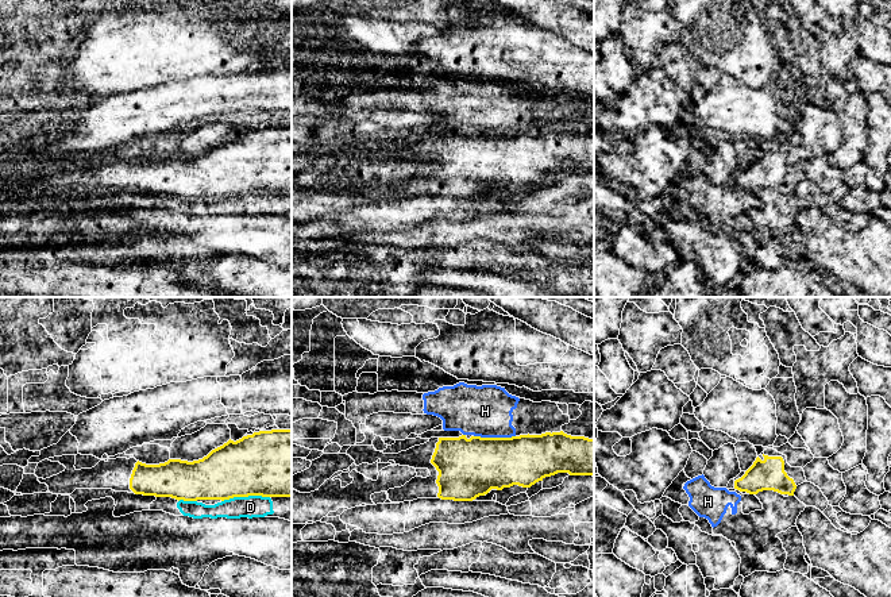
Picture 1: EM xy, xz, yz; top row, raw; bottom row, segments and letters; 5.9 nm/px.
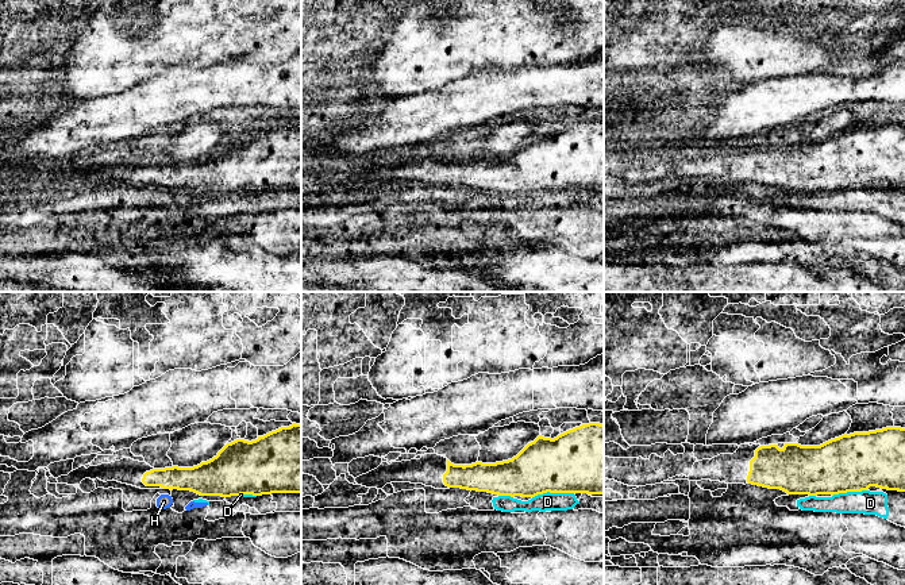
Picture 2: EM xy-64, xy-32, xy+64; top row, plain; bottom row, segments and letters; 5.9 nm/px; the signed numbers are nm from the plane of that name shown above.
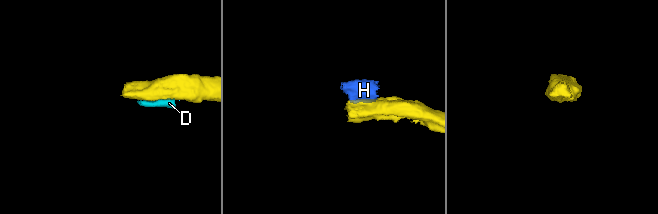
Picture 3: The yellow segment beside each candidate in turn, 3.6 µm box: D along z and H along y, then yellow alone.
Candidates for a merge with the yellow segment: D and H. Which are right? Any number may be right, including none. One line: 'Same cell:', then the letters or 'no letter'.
Same cell: no letter

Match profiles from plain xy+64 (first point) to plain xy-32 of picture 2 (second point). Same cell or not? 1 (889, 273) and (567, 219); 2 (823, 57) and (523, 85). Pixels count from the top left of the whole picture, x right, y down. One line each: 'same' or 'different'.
1: different
2: different

